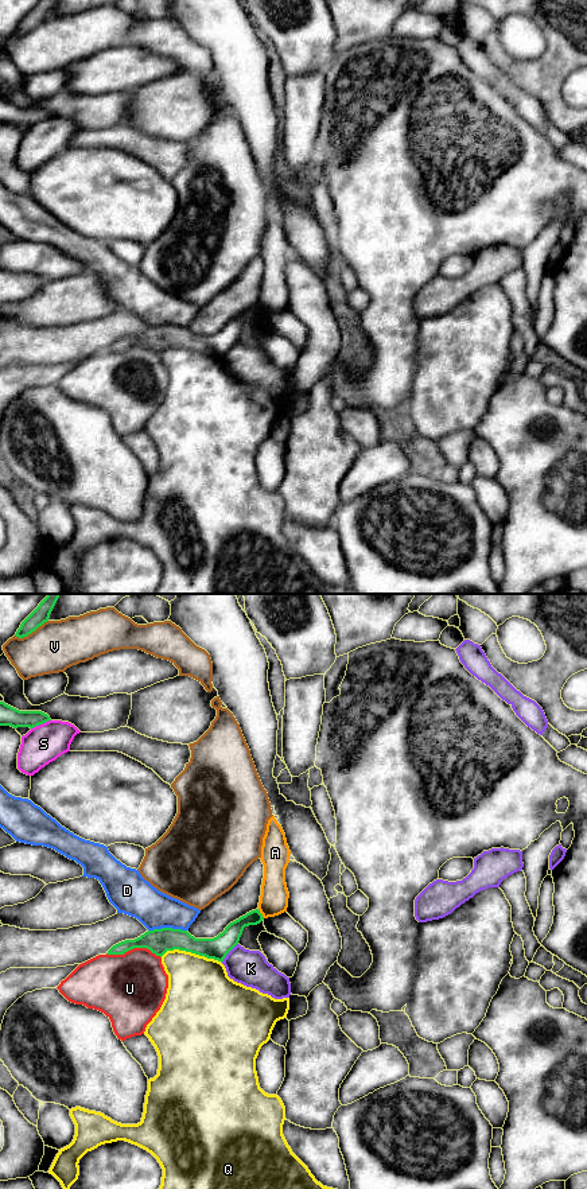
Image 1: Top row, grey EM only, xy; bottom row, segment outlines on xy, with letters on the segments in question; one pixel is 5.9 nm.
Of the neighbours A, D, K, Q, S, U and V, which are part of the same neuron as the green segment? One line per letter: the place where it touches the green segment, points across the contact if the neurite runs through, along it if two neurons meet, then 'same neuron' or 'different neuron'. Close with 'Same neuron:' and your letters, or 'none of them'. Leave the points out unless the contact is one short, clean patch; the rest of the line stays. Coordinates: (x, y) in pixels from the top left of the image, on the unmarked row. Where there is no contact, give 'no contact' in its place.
A: xy (260, 310) | along xy (257, 306), (264, 314) | different neuron
D: xy (167, 325) | different neuron
K: xy (229, 348) | different neuron
Q: xy (191, 349) | different neuron
S: xy (41, 120) | different neuron
U: xy (133, 344) | along xy (107, 350), (124, 350), (133, 345), (148, 345), (160, 354) | different neuron
V: xy (31, 28) | different neuron
Same neuron: none of them

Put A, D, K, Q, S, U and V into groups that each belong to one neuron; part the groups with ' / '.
A / D / K / Q / S / U / V

